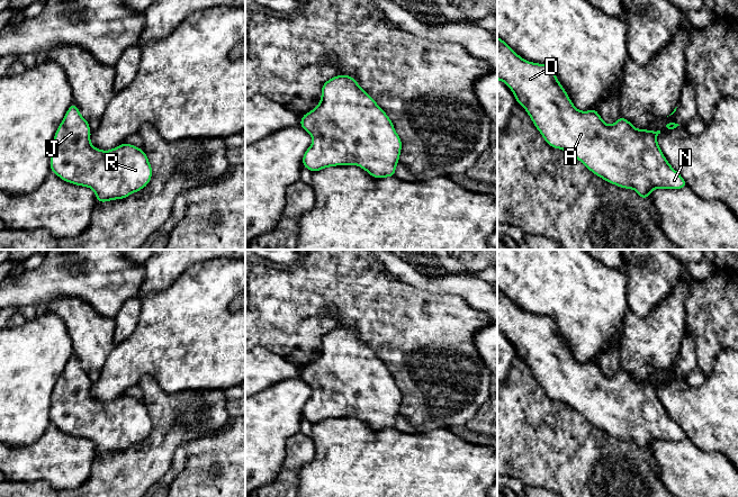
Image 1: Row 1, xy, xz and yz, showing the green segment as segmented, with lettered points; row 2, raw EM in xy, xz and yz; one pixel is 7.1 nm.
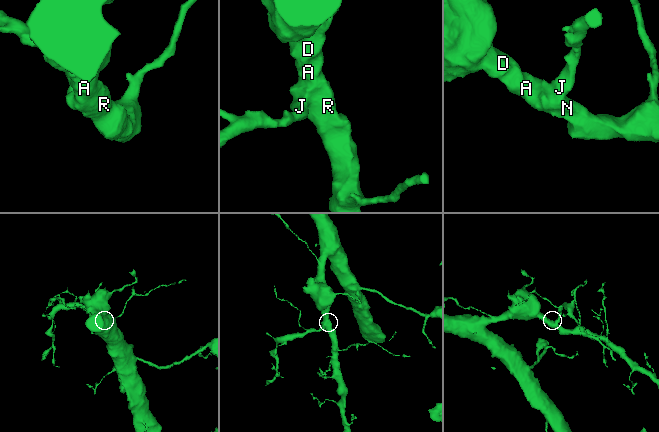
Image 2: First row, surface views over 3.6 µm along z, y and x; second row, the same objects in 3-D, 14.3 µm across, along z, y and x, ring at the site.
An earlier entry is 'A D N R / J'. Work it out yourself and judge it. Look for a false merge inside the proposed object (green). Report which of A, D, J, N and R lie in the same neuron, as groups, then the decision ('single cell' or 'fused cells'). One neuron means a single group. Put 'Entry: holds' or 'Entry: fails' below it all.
groups A D J N R; single cell
Entry: fails

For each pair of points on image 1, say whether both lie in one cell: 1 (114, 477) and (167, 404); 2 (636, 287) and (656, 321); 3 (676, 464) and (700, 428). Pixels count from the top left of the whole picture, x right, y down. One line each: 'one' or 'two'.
1: one
2: two
3: two

